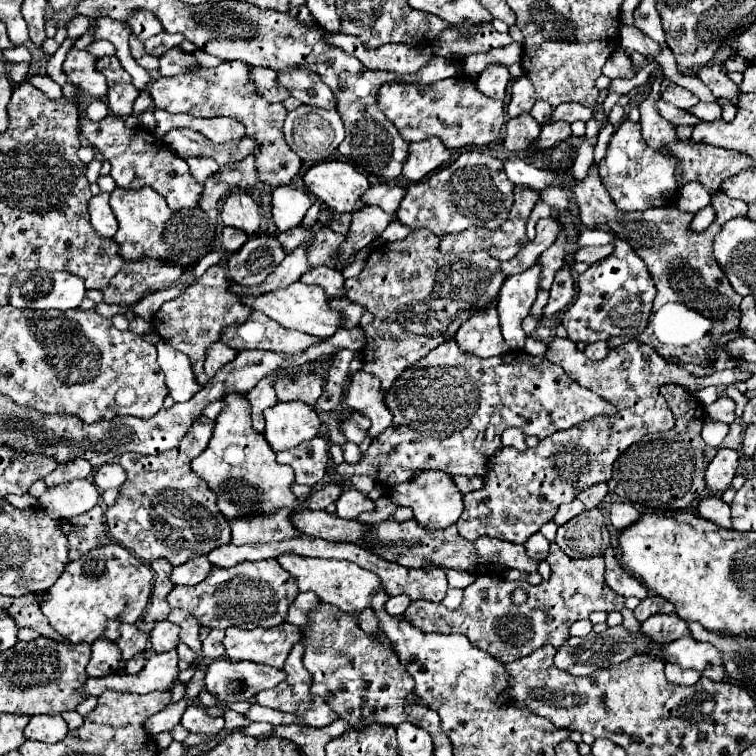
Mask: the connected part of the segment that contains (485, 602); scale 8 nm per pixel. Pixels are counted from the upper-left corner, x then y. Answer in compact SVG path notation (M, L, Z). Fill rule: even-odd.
M551 543L547 563L551 565L551 577L541 585L481 575L463 591L465 597L459 609L449 611L441 603L411 601L403 617L423 633L461 633L477 649L491 653L501 663L511 663L537 651L541 645L563 645L571 623L589 617L593 611L611 613L623 609L623 597L617 597L603 579L603 557L573 559ZM517 587L527 591L527 601L519 607L511 603L511 593Z

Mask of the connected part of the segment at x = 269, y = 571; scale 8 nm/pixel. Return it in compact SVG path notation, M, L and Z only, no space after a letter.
M265 559L265 561L253 561L253 563L245 561L229 569L213 567L207 579L203 579L193 587L175 585L167 601L171 607L179 607L193 613L193 617L197 617L199 623L207 627L269 629L285 621L289 605L293 603L297 593L299 589L293 577L285 569L281 569L281 565L275 559Z

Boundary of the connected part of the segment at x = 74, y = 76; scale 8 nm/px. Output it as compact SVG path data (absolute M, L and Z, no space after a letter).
M75 47L69 49L67 59L63 63L63 71L69 77L69 83L77 85L85 95L93 99L101 99L107 95L107 83L101 73L95 69L95 57L87 51L79 51Z

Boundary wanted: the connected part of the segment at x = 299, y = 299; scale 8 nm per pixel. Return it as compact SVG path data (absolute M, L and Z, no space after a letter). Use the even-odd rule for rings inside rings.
M297 281L293 285L287 285L287 287L281 287L277 291L261 293L257 297L241 293L239 301L245 303L245 305L251 305L257 311L263 311L267 317L281 323L283 327L297 329L297 331L303 331L303 333L309 333L309 335L315 335L315 337L321 337L321 339L331 337L343 325L341 315L327 305L325 291L321 287L317 287L317 285L305 285L301 281Z

